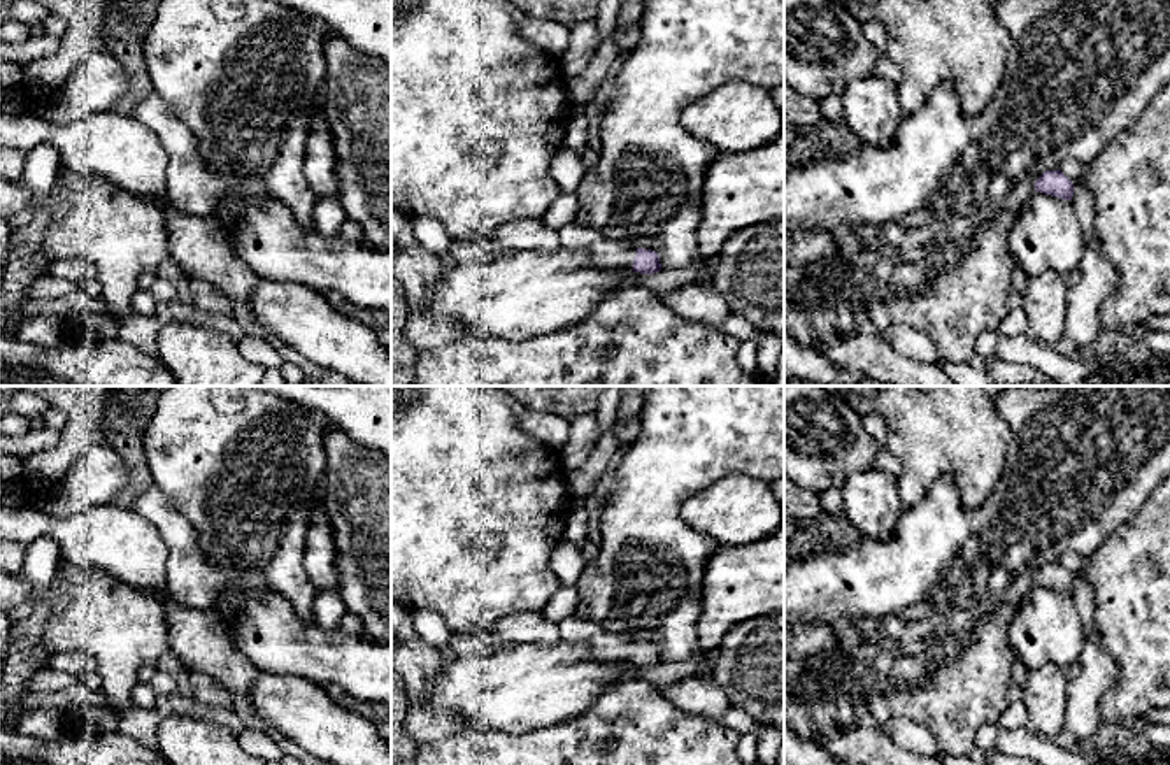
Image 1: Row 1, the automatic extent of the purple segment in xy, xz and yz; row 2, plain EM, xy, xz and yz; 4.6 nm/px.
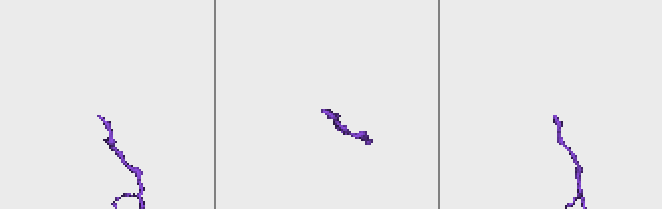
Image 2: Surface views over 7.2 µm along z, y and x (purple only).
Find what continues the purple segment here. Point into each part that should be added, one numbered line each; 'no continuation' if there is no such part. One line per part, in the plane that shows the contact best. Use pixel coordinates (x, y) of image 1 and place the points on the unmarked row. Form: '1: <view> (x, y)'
1: xz (606, 644)

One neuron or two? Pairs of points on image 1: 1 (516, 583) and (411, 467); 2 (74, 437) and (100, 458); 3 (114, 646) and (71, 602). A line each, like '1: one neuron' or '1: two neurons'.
1: one neuron
2: two neurons
3: one neuron

